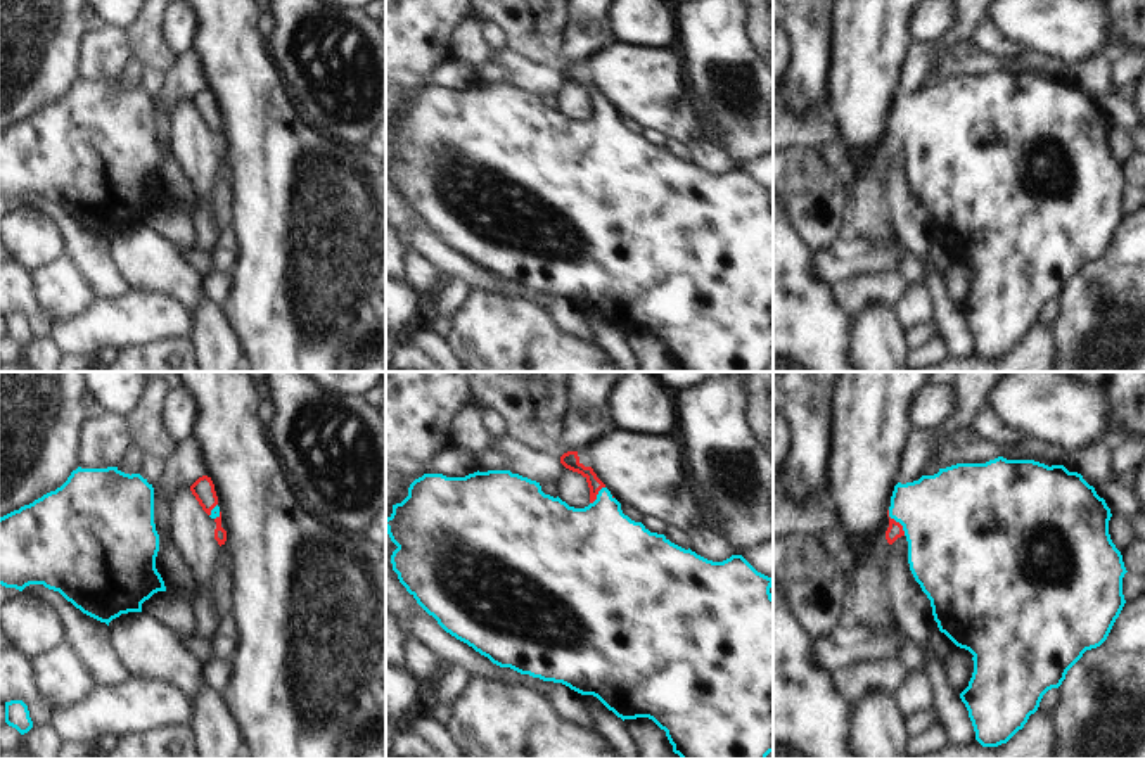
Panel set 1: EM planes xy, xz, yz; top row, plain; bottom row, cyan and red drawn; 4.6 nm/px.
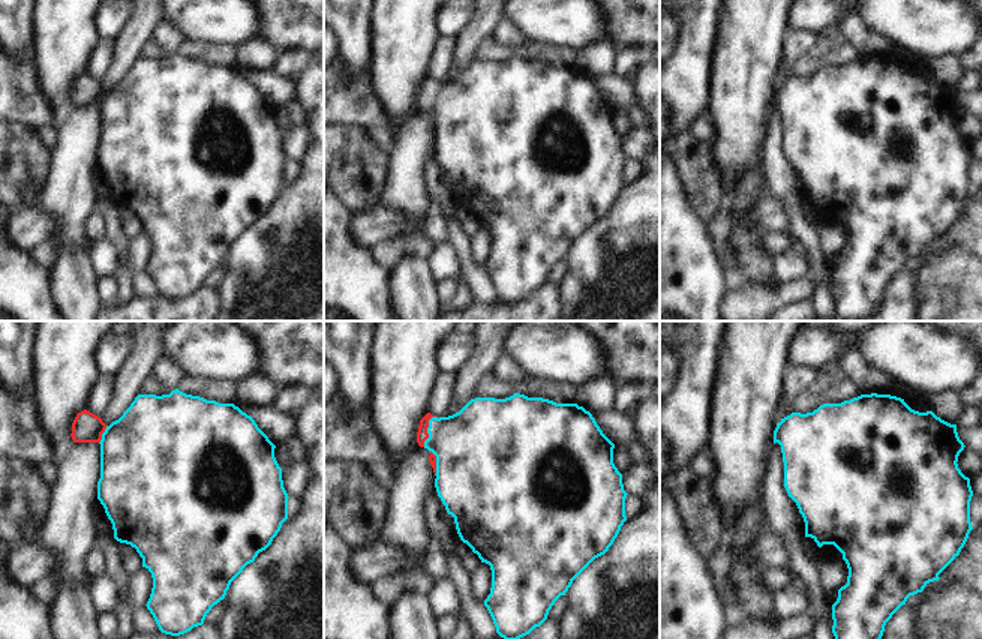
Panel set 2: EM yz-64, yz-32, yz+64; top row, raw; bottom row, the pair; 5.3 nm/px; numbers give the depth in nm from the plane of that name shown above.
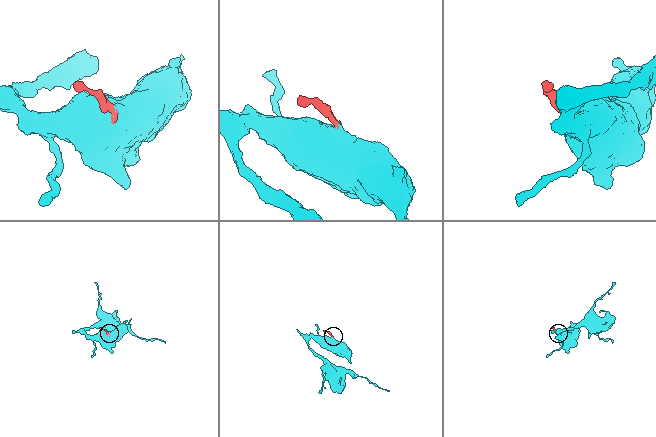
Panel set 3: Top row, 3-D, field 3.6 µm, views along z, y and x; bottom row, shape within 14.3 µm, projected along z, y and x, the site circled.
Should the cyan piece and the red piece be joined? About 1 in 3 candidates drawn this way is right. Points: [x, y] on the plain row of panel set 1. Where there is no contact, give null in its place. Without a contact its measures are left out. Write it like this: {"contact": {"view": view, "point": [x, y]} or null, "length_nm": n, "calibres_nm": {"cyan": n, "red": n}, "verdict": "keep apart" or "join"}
{"contact": {"view": "yz", "point": [898, 133]}, "length_nm": 150, "calibres_nm": {"cyan": 460, "red": 70}, "verdict": "join"}

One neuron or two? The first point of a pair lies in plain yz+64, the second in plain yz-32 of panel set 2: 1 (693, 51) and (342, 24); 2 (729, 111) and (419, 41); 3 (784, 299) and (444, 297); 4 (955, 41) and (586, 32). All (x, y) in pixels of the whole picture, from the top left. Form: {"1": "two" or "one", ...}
{"1": "one", "2": "one", "3": "one", "4": "one"}

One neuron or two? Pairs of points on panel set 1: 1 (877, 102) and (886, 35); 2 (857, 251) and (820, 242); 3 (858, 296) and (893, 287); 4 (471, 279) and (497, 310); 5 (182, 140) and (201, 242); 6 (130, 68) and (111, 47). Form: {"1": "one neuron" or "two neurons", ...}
{"1": "one neuron", "2": "two neurons", "3": "one neuron", "4": "two neurons", "5": "one neuron", "6": "two neurons"}

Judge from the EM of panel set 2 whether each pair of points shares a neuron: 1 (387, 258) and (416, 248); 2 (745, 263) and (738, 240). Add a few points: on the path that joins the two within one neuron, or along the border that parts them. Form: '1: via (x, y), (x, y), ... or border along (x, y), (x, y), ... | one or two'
1: via (395, 251), (408, 248) | one
2: via (745, 257), (744, 246) | one

